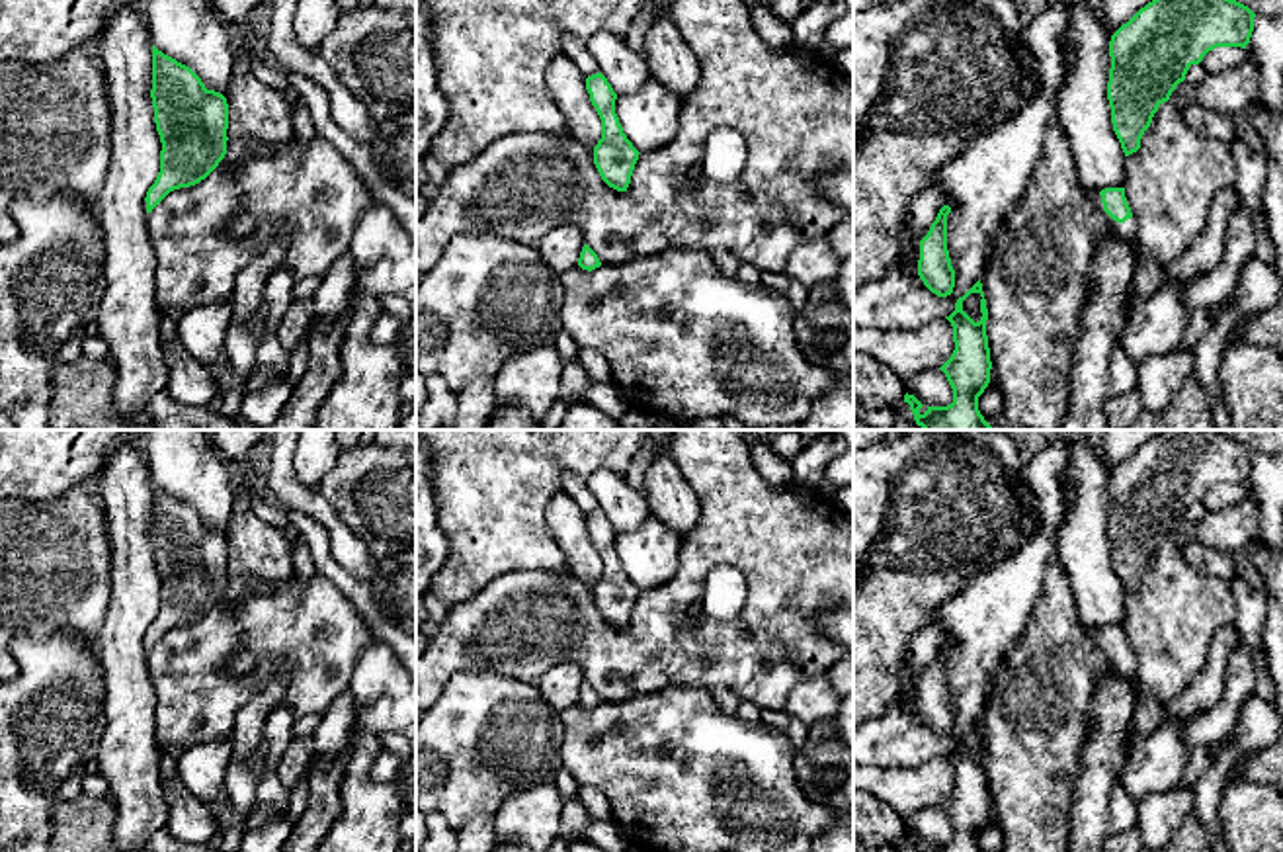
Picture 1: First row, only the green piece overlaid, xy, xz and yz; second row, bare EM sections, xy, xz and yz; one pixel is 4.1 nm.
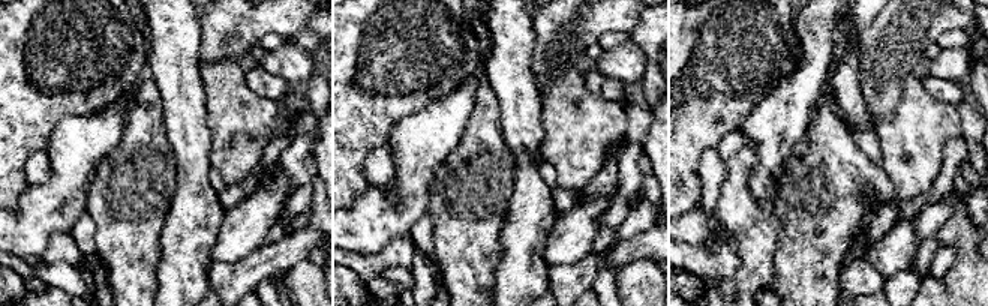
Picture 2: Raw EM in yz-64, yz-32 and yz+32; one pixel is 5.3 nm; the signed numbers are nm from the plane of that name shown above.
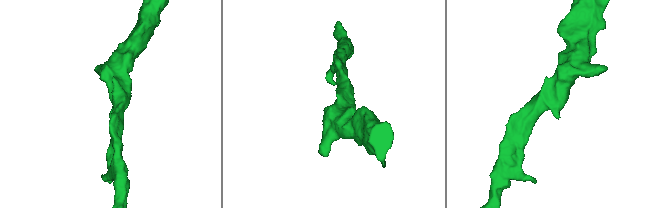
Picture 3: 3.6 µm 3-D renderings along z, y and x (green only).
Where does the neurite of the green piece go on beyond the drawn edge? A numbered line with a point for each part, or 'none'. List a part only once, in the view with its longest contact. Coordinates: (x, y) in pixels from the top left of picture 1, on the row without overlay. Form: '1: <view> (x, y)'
1: yz (1129, 667)

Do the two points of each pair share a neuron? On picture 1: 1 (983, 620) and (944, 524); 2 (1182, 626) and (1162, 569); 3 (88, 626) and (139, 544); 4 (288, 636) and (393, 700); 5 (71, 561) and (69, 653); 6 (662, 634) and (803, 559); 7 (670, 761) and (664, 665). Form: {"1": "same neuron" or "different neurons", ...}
{"1": "different neurons", "2": "same neuron", "3": "different neurons", "4": "different neurons", "5": "different neurons", "6": "same neuron", "7": "different neurons"}

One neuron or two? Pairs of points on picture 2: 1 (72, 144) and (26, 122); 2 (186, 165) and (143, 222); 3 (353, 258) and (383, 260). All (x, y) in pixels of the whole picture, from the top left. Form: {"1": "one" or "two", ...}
{"1": "two", "2": "two", "3": "one"}

